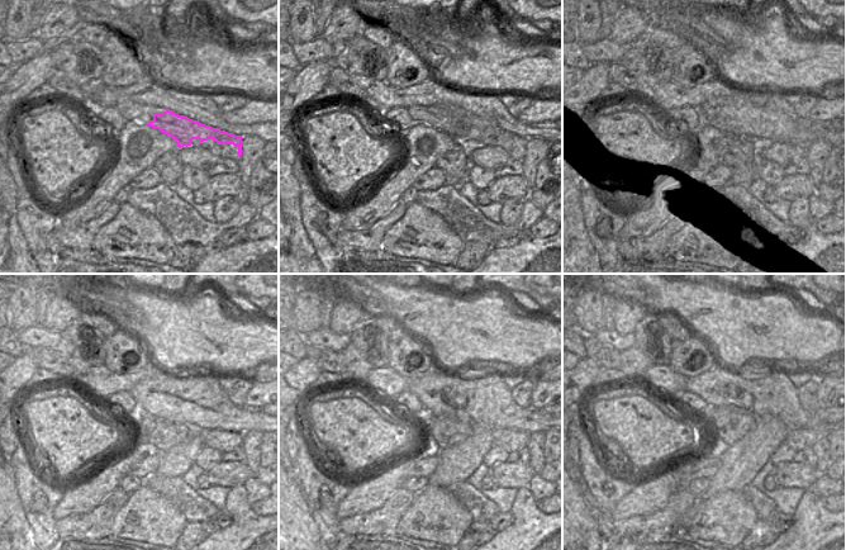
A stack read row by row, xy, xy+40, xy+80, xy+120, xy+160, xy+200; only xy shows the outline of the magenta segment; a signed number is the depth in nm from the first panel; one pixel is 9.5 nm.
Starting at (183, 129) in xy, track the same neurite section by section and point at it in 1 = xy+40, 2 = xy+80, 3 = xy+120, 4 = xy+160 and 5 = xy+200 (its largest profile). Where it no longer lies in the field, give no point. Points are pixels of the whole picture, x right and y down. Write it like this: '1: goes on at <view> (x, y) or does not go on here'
1: goes on at xy+40 (456, 122)
2: goes on at xy+80 (779, 127)
3: goes on at xy+120 (214, 409)
4: goes on at xy+160 (493, 398)
5: goes on at xy+200 (775, 393)

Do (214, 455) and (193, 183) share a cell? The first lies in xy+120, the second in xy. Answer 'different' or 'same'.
same

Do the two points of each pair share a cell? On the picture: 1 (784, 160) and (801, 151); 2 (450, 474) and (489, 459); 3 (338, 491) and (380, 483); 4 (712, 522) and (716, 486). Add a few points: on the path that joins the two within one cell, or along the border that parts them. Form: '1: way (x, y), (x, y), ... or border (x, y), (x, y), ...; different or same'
1: way (788, 156), (797, 152); same
2: border (494, 445), (481, 463); different
3: border (351, 484), (347, 494), (338, 505), (337, 517); different
4: border (741, 492), (719, 492), (707, 498), (693, 515); different

